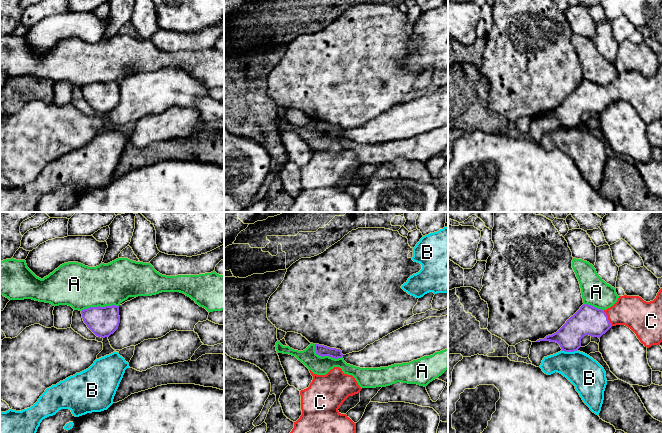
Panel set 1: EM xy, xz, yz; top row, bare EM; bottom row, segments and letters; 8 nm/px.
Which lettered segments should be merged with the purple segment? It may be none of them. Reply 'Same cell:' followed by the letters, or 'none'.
Same cell: C

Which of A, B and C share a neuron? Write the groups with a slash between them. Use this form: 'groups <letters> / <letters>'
groups A / B / C

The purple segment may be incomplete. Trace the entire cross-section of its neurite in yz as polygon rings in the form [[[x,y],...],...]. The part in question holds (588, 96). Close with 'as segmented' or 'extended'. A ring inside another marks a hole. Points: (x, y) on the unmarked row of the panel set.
[[[662,64],[657,69],[656,74],[653,77],[646,78],[639,72],[619,72],[617,78],[606,86],[598,85],[588,80],[583,80],[580,85],[571,92],[566,99],[554,110],[546,112],[544,115],[539,115],[540,117],[550,117],[556,118],[560,121],[562,127],[574,128],[581,123],[581,115],[589,111],[591,113],[600,114],[605,110],[612,102],[625,101],[630,104],[640,116],[640,118],[647,124],[652,121],[660,121],[662,118]]] | extended

